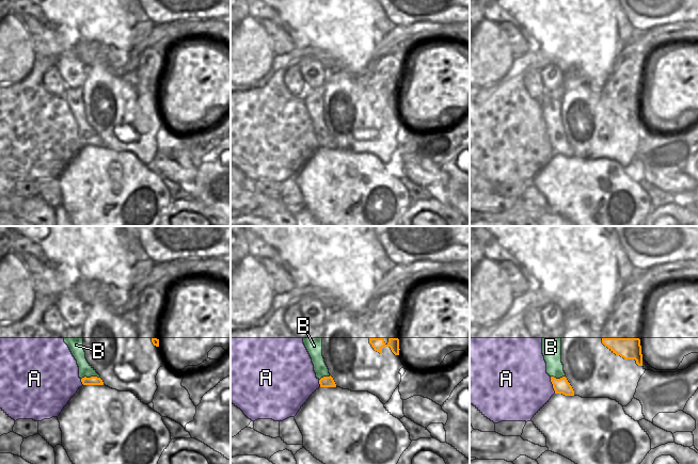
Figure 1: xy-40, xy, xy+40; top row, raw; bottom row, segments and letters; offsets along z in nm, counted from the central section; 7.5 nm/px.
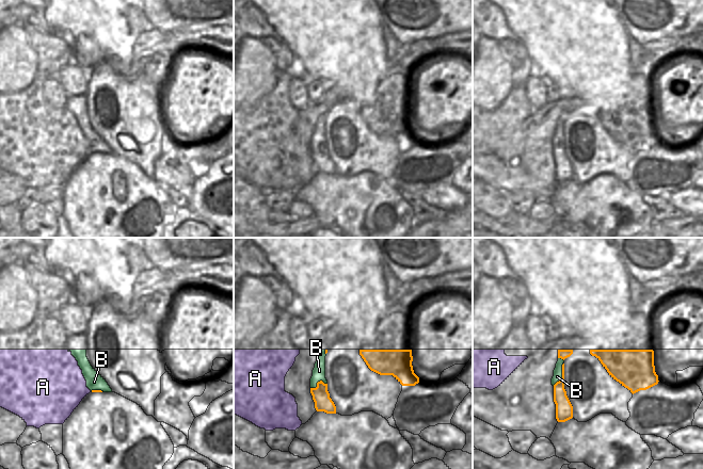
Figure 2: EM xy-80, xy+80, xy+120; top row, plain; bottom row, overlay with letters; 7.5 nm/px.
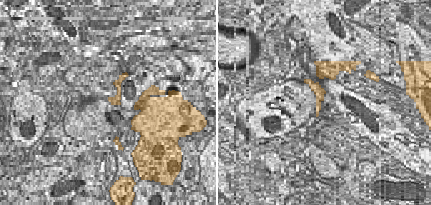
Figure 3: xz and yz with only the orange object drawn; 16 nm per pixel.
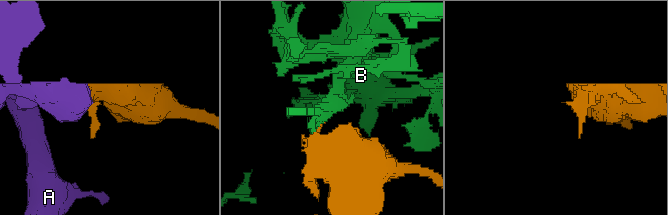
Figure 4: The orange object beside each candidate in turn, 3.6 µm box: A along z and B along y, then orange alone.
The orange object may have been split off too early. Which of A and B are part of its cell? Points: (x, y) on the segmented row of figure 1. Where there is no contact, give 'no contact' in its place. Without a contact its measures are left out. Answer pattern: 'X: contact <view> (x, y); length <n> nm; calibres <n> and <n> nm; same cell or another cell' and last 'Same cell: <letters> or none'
A: contact xy+40 (553, 385); length 130 nm; calibres 120 and 460 nm; another cell
B: contact xy-40 (91, 377); length 140 nm; calibres 60 and 100 nm; another cell
Same cell: none

